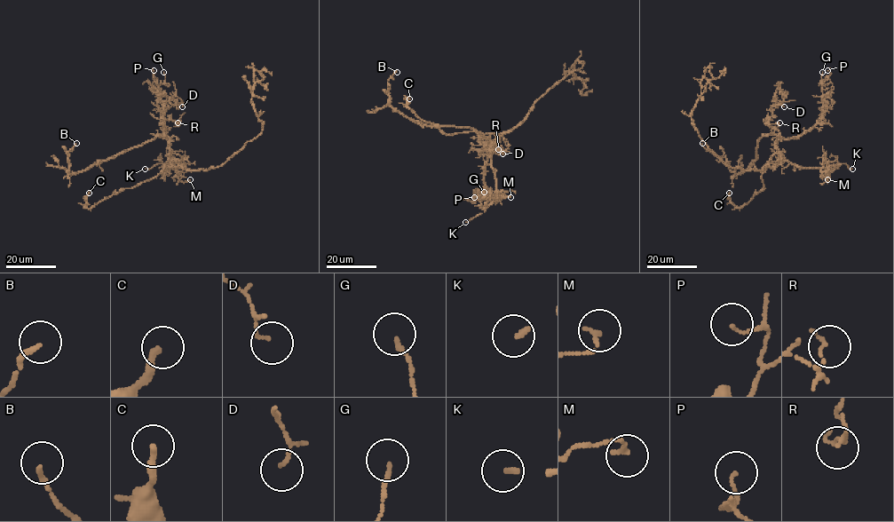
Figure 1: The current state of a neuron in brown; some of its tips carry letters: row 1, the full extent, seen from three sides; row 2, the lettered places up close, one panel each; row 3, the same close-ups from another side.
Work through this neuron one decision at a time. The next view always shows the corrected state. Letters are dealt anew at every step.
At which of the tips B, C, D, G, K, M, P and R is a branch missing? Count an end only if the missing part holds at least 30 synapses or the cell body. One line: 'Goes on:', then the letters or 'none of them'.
Goes on: K

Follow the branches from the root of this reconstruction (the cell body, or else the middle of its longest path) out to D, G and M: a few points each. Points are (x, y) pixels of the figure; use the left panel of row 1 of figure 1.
D: (178, 166), (170, 162), (162, 116), (163, 104), (170, 98), (179, 98), (182, 106)
G: (178, 166), (170, 162), (170, 142), (164, 136), (163, 118), (157, 104), (158, 85), (165, 79), (163, 72)
M: (178, 166), (170, 161), (179, 180), (185, 182), (190, 179)

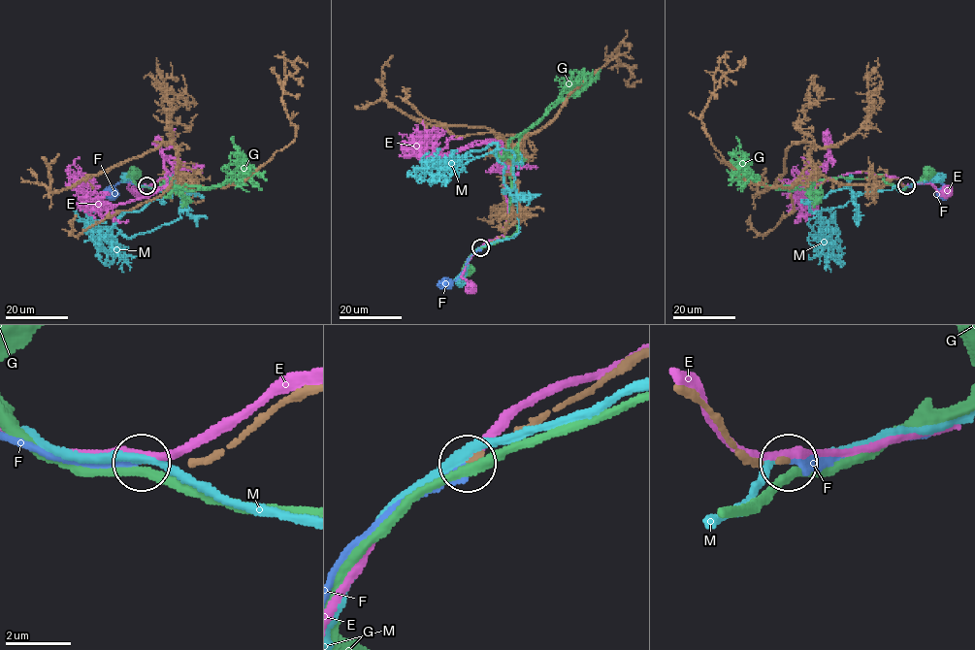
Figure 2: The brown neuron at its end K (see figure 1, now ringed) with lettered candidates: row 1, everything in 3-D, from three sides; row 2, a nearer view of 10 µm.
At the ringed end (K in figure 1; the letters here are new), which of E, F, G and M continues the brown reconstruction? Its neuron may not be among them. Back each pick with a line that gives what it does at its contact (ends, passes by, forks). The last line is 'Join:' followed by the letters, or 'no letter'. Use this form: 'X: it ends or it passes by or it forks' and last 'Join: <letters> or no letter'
F: it ends
Join: F

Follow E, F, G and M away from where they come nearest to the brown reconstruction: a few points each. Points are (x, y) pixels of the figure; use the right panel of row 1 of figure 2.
E: (906, 185), (928, 182), (939, 192), (946, 191)
F: (906, 185), (939, 182), (943, 185), (943, 190)
G: (906, 186), (913, 186), (926, 175)
M: (905, 185), (939, 177)

